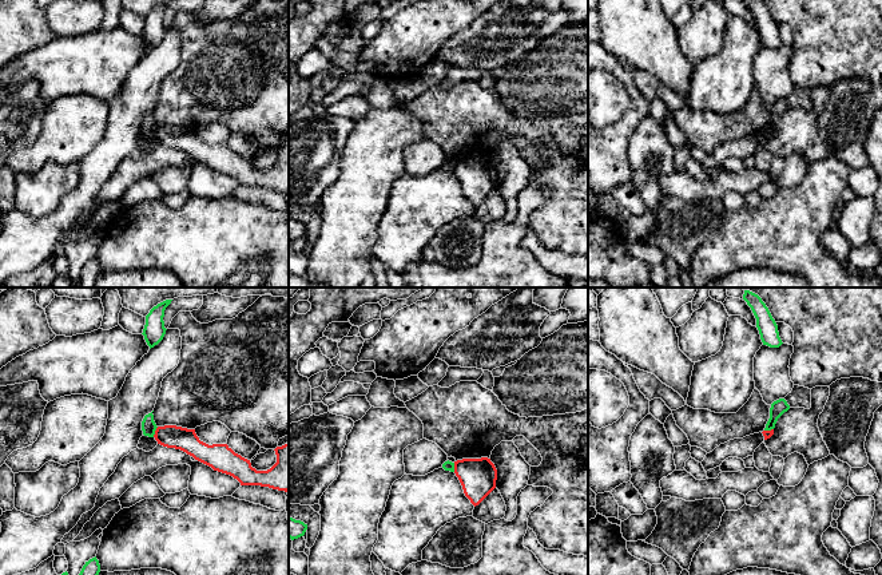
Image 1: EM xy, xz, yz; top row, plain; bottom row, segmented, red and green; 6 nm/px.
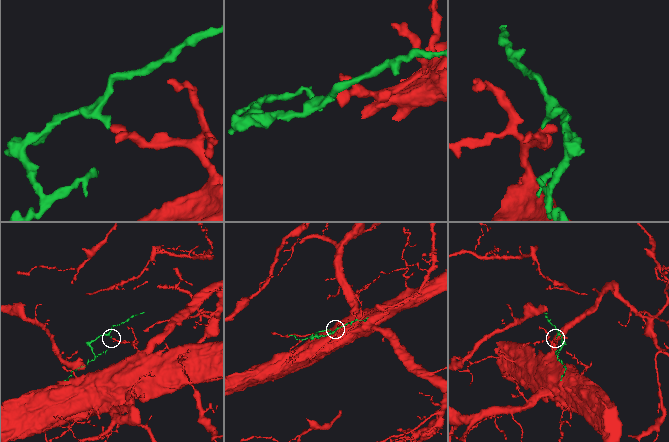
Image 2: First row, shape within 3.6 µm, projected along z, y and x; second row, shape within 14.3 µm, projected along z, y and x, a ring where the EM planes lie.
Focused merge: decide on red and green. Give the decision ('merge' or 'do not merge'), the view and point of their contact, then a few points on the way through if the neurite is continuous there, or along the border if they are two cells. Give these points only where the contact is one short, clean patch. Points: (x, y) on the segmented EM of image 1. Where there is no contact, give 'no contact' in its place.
do not merge; meets red in xy at (155, 432); border along xy (158, 427), (153, 436)

